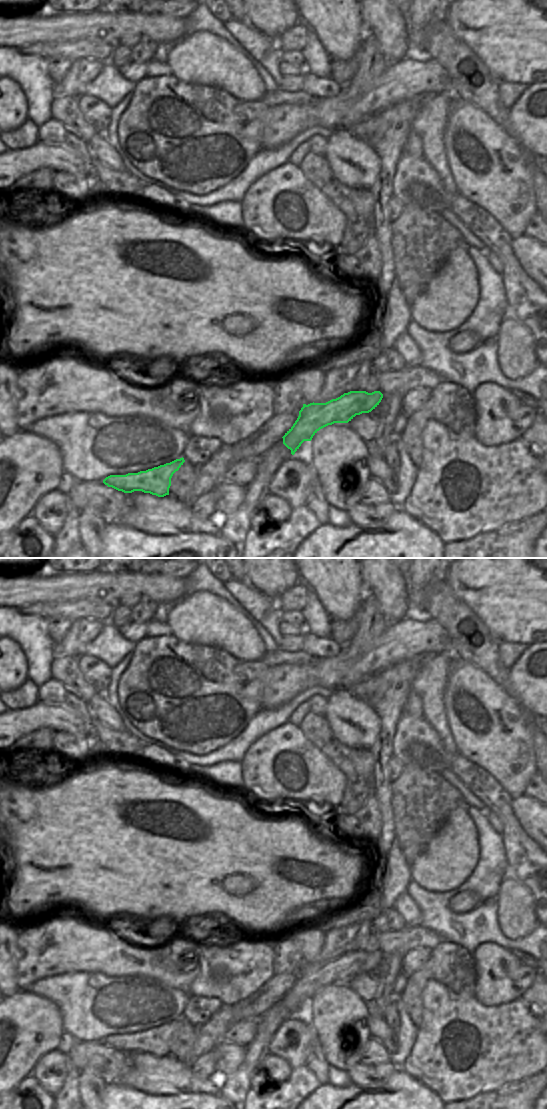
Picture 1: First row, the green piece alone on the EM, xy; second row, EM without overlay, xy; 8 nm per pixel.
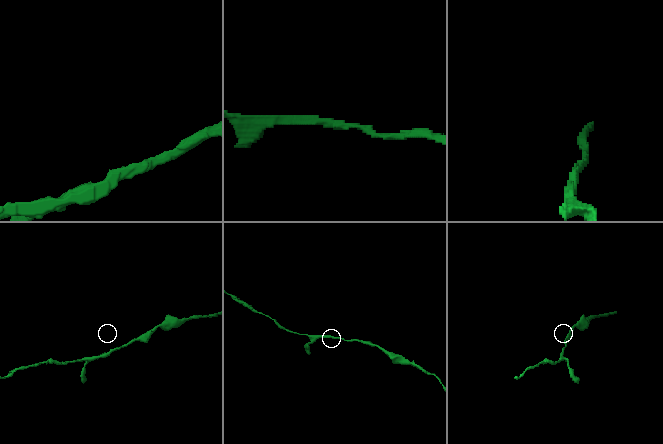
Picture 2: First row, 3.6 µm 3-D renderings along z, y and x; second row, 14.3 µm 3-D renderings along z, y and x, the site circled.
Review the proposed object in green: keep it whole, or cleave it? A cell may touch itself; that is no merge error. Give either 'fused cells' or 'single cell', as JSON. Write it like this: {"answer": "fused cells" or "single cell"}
{"answer": "single cell"}

